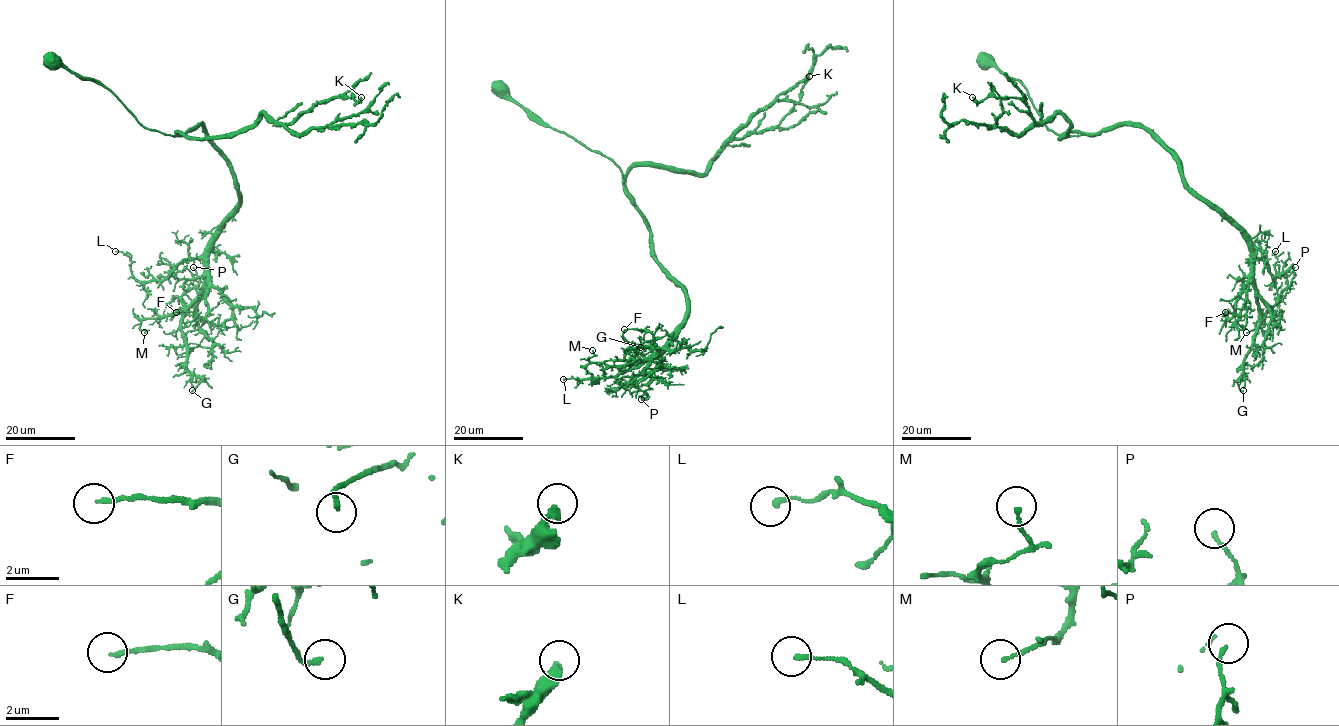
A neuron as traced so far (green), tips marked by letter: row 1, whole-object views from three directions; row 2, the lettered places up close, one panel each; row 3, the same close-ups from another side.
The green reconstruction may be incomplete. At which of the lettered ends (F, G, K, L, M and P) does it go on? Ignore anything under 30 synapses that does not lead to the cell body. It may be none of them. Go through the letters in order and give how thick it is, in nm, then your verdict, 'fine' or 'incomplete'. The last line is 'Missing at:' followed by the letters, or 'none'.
F: 150 nm thick; fine
G: 190 nm thick; fine
K: 240 nm thick; fine
L: 180 nm thick; fine
M: 150 nm thick; fine
P: 130 nm thick; fine
Missing at: none

